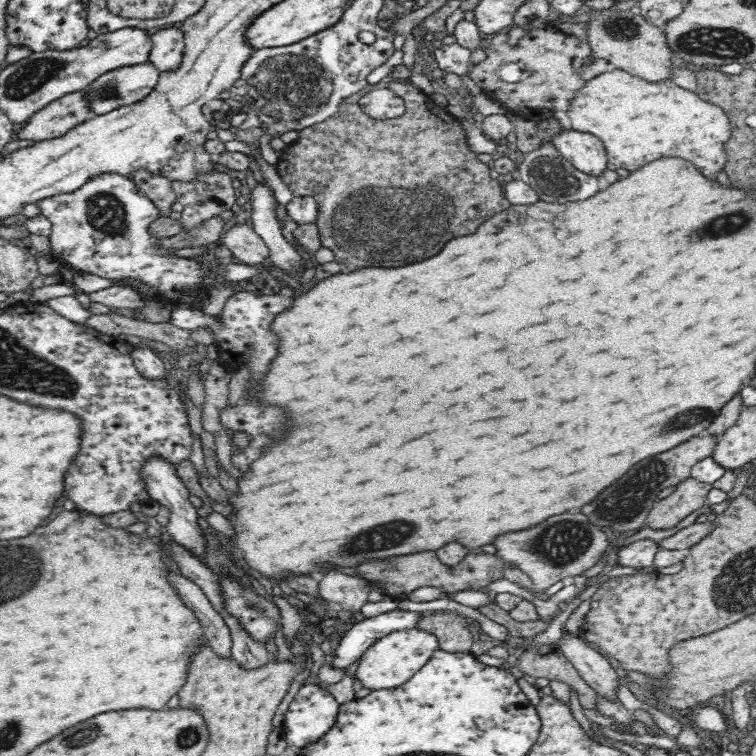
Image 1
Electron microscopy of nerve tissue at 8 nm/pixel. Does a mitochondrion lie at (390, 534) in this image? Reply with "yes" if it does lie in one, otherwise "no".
yes

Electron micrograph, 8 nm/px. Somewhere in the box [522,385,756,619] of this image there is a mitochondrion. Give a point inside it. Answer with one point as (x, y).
(623, 504)

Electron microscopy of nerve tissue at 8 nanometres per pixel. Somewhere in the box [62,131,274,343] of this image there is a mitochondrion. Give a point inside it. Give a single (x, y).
(107, 214)

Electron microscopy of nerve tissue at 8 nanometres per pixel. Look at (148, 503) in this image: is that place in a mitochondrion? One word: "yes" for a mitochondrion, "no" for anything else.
no

